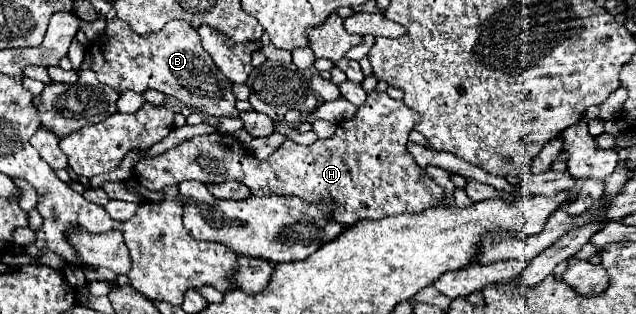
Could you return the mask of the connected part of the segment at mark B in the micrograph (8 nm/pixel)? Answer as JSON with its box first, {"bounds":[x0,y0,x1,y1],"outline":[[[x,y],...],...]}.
{"bounds":[89,19,239,115],"outline":[[[111,19],[107,21],[105,33],[91,43],[89,53],[91,69],[97,73],[97,79],[117,93],[145,93],[147,89],[157,89],[205,115],[239,115],[235,107],[233,83],[215,67],[209,53],[201,47],[197,31],[187,21],[171,21],[159,33],[139,35],[121,19]]]}

